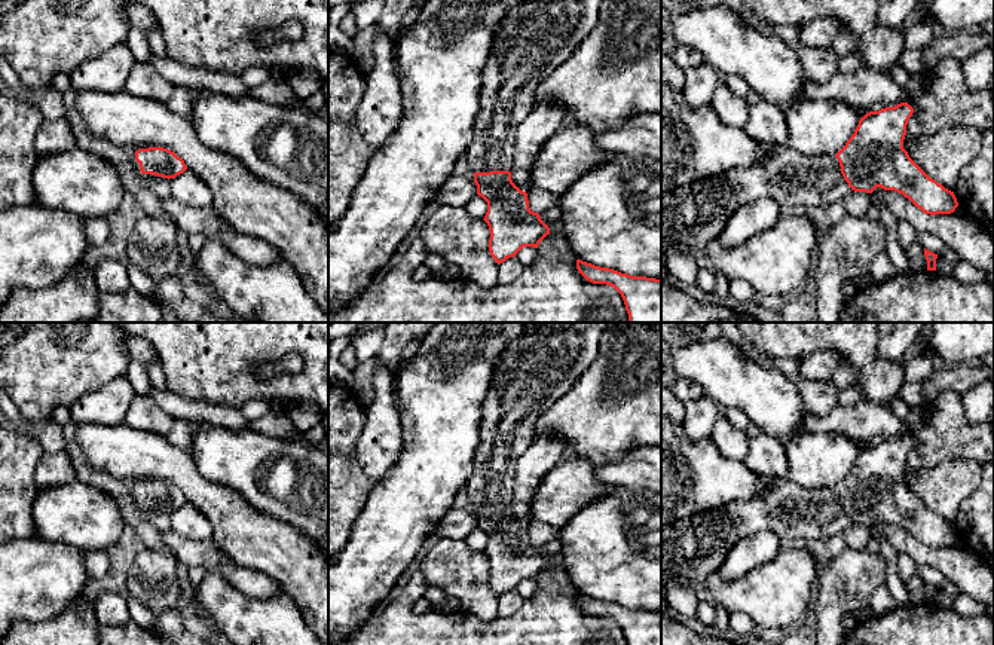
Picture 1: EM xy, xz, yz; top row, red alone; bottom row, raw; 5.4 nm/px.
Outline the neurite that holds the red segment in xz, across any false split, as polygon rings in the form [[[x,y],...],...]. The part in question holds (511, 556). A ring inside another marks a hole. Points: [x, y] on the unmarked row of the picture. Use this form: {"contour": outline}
{"contour": [[[541,322],[508,343],[496,360],[483,403],[480,443],[465,484],[474,505],[477,528],[487,535],[484,554],[490,563],[489,584],[498,597],[523,580],[538,581],[550,560],[529,541],[527,526],[511,513],[517,459],[535,438],[539,418],[563,397],[599,354],[599,339],[611,322]]]}

